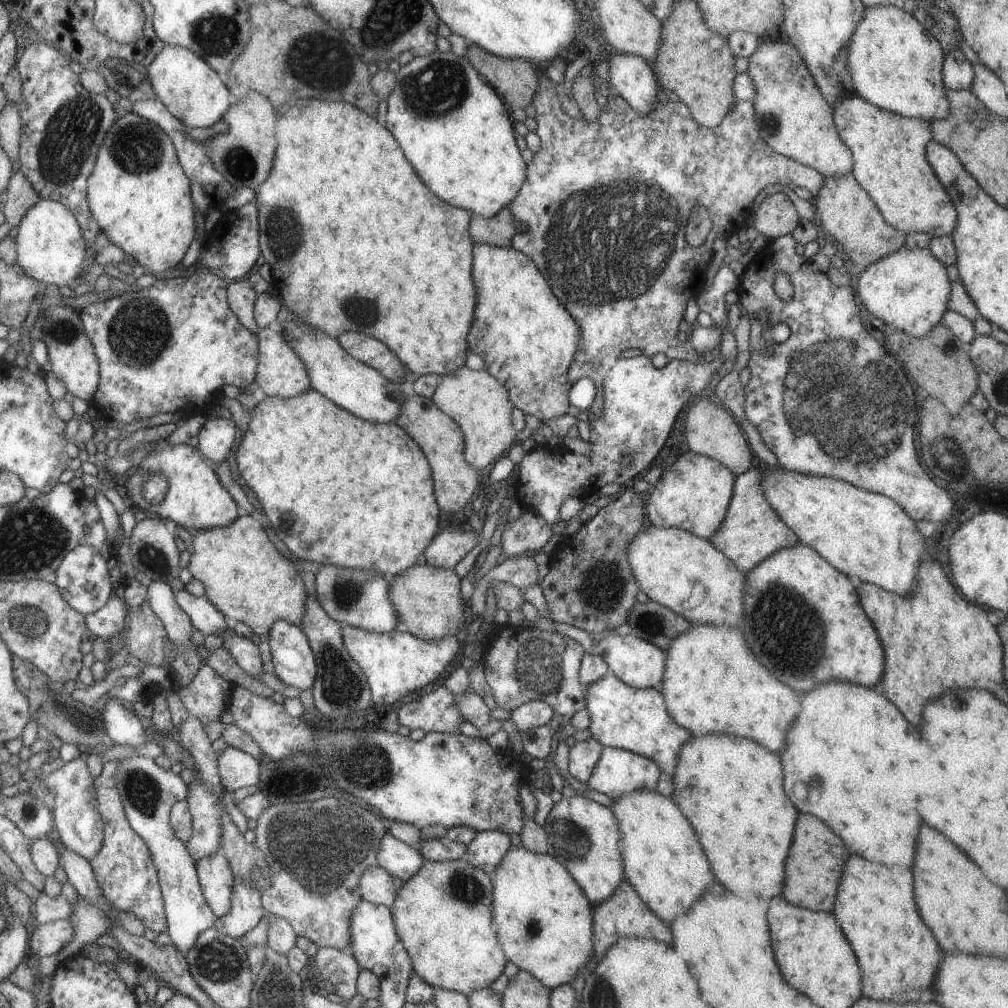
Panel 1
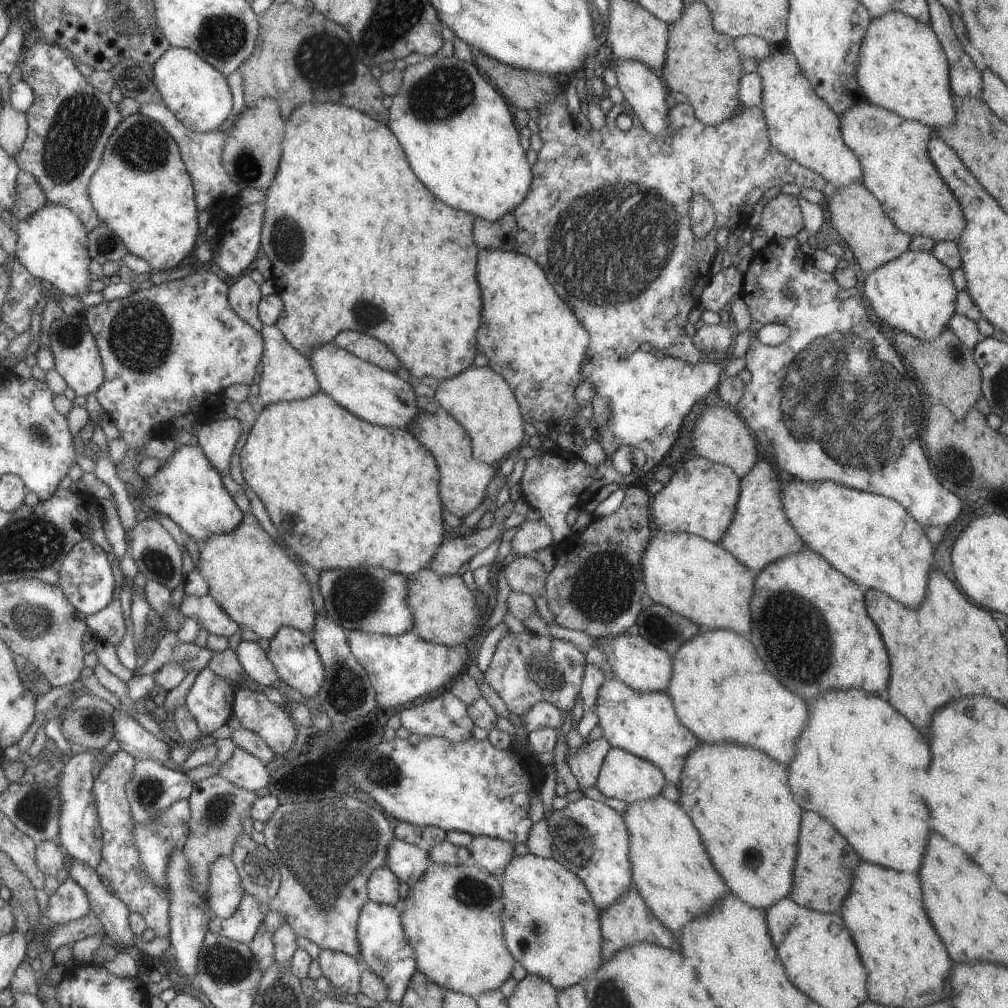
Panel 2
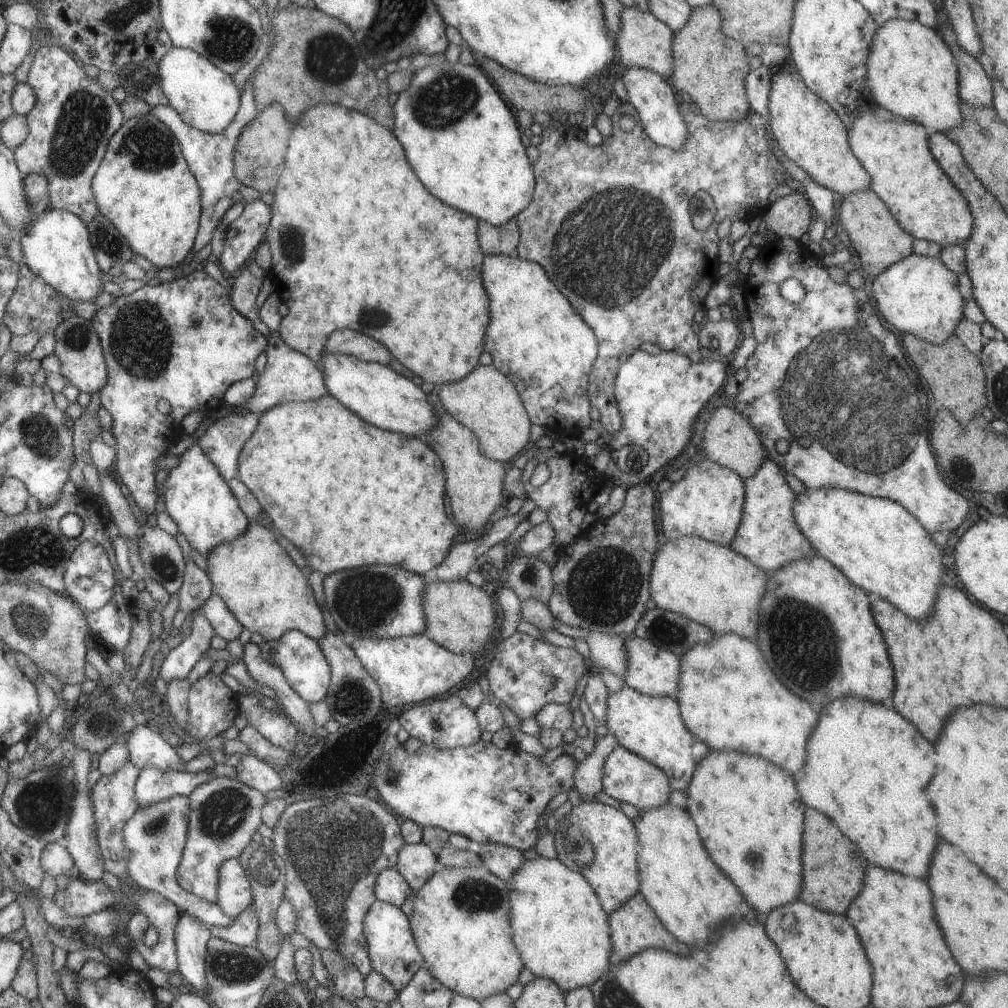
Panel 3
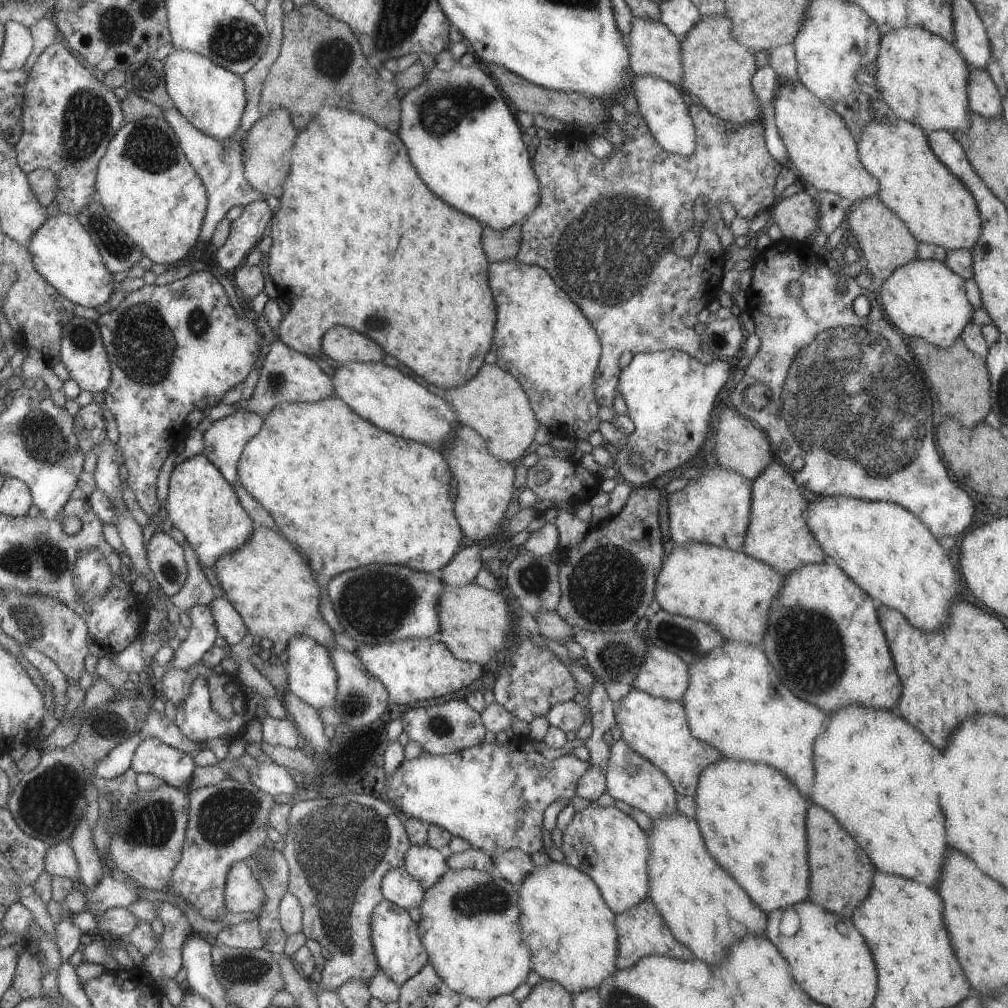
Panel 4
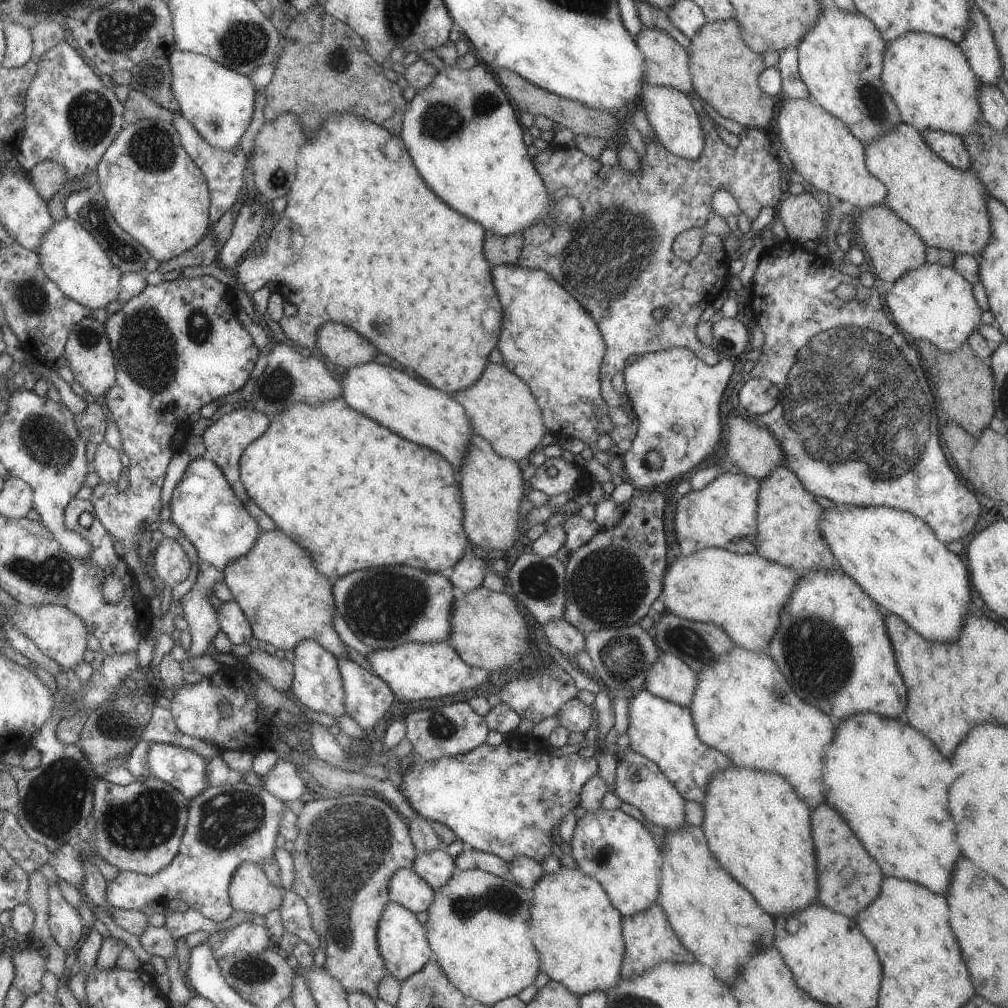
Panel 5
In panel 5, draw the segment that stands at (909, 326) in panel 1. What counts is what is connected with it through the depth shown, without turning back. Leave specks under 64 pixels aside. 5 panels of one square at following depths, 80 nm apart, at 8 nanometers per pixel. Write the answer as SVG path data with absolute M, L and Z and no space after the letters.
M920 264L898 276L885 294L891 320L913 340L926 340L940 351L954 351L980 322L982 311L971 293L971 285L952 266Z

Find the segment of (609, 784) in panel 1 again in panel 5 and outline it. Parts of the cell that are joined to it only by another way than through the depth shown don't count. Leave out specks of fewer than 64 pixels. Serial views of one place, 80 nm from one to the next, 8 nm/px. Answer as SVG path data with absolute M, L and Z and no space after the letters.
M626 733L618 736L614 757L616 758L616 772L612 784L612 793L616 794L621 802L635 806L648 822L661 826L667 831L687 823L684 820L685 801L682 796L654 762L646 759L642 754L632 751Z

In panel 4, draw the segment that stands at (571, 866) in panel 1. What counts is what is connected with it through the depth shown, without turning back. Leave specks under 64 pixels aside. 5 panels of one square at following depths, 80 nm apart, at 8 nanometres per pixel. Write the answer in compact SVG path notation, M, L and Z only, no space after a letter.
M589 804L574 812L561 834L560 851L565 863L593 880L603 902L614 915L635 906L648 896L648 841L644 830L628 814L613 805Z

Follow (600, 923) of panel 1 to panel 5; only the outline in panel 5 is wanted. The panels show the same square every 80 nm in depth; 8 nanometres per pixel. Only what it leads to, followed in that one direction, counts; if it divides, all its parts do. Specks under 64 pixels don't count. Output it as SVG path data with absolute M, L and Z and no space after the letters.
M651 903L642 911L621 917L621 934L624 943L624 953L620 966L620 976L629 978L641 974L658 962L693 962L693 954L687 952L673 932L671 925L659 904Z

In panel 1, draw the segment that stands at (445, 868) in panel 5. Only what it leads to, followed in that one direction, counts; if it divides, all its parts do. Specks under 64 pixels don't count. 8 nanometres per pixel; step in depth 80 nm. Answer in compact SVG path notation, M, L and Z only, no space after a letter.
M388 833L381 838L377 865L401 881L409 880L423 864L423 856L418 850L392 838Z

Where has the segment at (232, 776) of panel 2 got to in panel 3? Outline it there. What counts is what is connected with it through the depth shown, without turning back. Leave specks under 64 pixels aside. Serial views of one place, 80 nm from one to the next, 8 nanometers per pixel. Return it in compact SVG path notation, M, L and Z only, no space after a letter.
M251 753L241 755L240 762L234 769L235 779L262 795L269 790L277 790L283 787L283 782L279 779L279 774L275 768L259 760Z

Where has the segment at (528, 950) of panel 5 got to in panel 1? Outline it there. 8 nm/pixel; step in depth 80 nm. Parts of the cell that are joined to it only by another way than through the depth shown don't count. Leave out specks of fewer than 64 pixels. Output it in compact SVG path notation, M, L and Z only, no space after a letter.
M423 859L421 868L409 880L403 882L403 886L395 895L390 910L397 938L401 940L411 960L413 973L425 980L429 986L469 995L475 990L487 988L502 974L508 961L503 950L499 948L491 916L492 878L483 870L474 868L463 859L443 862Z

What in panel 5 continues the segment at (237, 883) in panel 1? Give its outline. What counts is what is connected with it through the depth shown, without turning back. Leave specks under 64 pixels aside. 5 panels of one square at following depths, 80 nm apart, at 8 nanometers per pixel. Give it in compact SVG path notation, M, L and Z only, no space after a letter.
M245 919L234 927L215 931L205 943L211 947L212 955L217 960L235 951L260 953L269 947L269 942L266 928L262 923Z

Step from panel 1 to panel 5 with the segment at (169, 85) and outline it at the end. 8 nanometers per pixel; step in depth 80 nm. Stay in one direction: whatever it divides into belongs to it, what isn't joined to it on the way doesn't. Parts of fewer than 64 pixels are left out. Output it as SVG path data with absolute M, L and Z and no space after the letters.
M174 49L166 56L166 59L169 61L170 68L170 91L177 101L179 113L185 117L185 120L190 122L190 125L208 145L223 150L239 147L239 138L249 122L251 122L251 115L253 114L255 90L248 76L218 65L208 56L189 51Z

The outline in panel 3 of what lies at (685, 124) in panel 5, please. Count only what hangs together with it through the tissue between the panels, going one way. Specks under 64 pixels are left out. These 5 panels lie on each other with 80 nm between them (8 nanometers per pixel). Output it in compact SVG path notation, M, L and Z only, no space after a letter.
M627 66L620 75L621 82L627 91L627 102L637 112L645 135L658 146L669 149L680 148L686 140L686 127L679 115L674 98L675 91L669 81L658 73L640 67Z

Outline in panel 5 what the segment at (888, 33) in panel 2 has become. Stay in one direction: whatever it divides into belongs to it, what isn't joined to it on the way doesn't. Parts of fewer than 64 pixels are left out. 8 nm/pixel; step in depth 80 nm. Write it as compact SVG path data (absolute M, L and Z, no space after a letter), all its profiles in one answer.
M905 31L902 35L886 42L880 79L885 92L897 107L900 120L920 132L923 130L947 131L962 138L973 132L976 120L981 118L977 102L980 82L967 64L961 49L954 42L943 37L921 31Z

